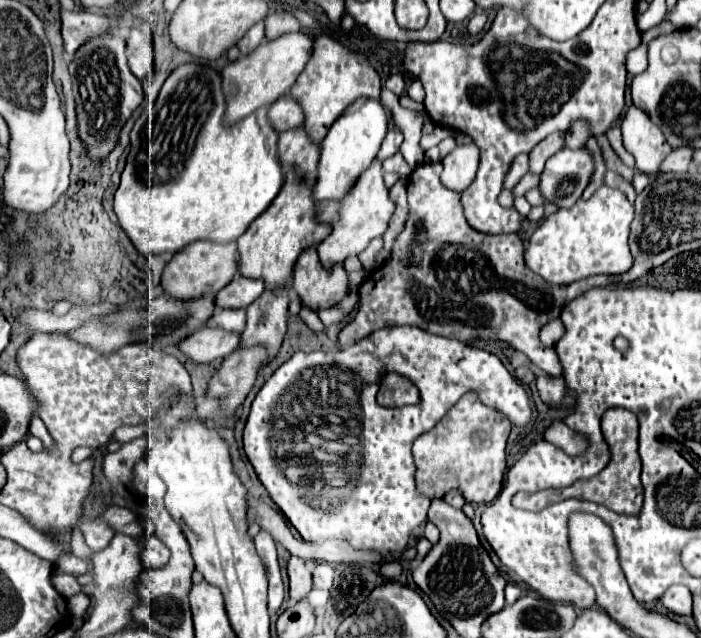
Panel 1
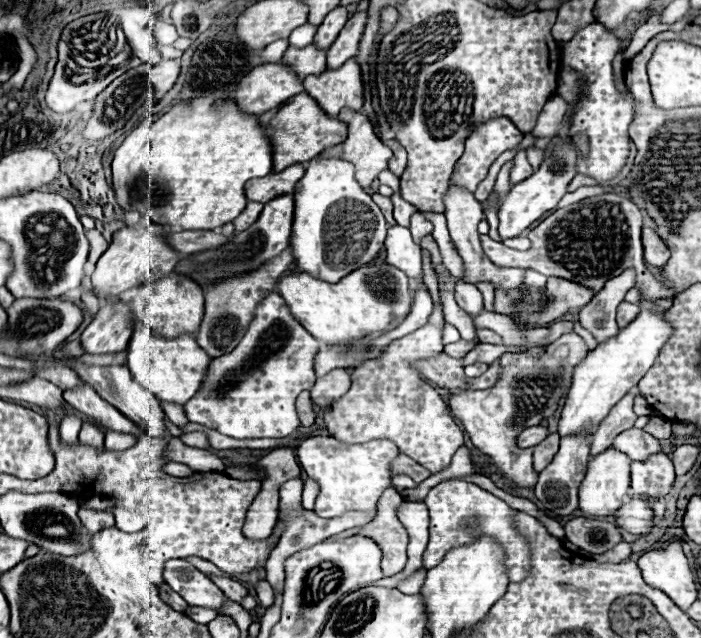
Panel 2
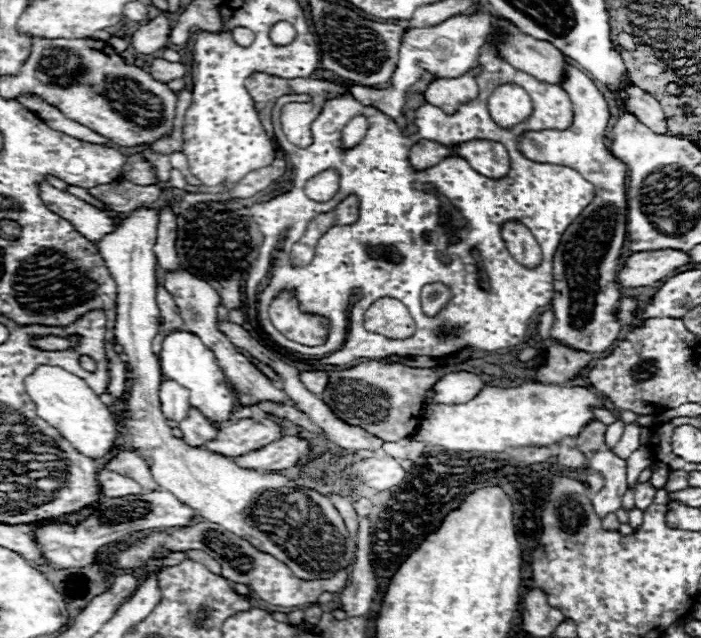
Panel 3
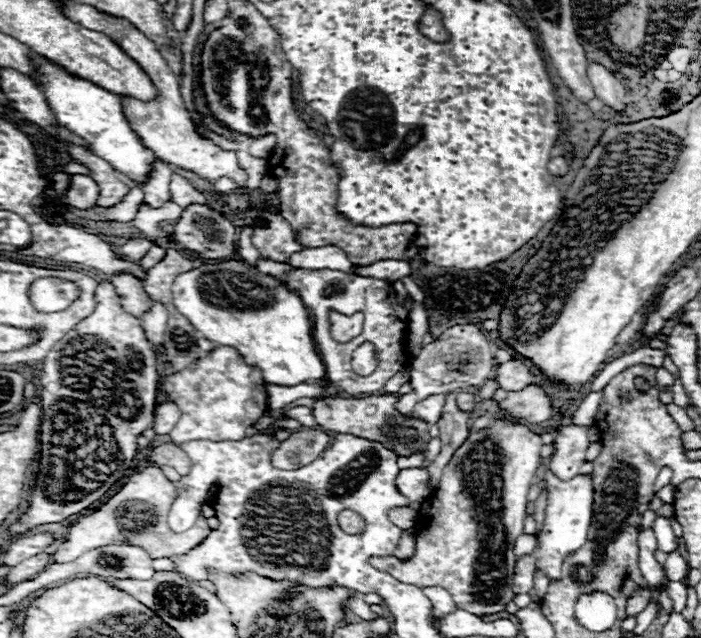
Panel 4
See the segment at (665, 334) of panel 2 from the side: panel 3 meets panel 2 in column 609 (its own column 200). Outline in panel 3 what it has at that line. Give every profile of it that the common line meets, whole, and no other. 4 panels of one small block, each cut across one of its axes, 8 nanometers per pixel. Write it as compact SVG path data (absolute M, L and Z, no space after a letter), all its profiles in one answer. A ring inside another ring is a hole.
M170 332L164 338L162 352L158 356L160 356L162 374L168 380L174 380L180 386L188 388L190 390L190 404L194 408L200 408L200 412L204 412L204 416L208 416L208 420L212 420L214 424L220 424L220 428L224 428L228 422L234 420L234 414L232 414L234 398L232 398L232 392L228 390L228 386L224 382L222 368L218 366L218 360L212 354L212 350L206 348L196 334L192 334L192 332Z

